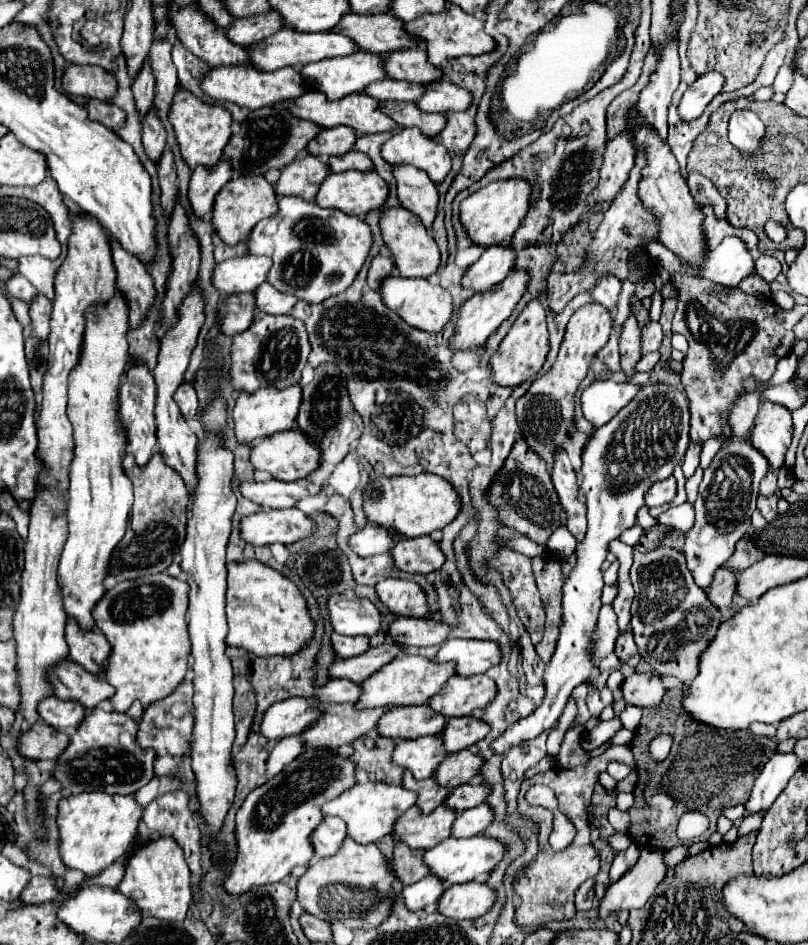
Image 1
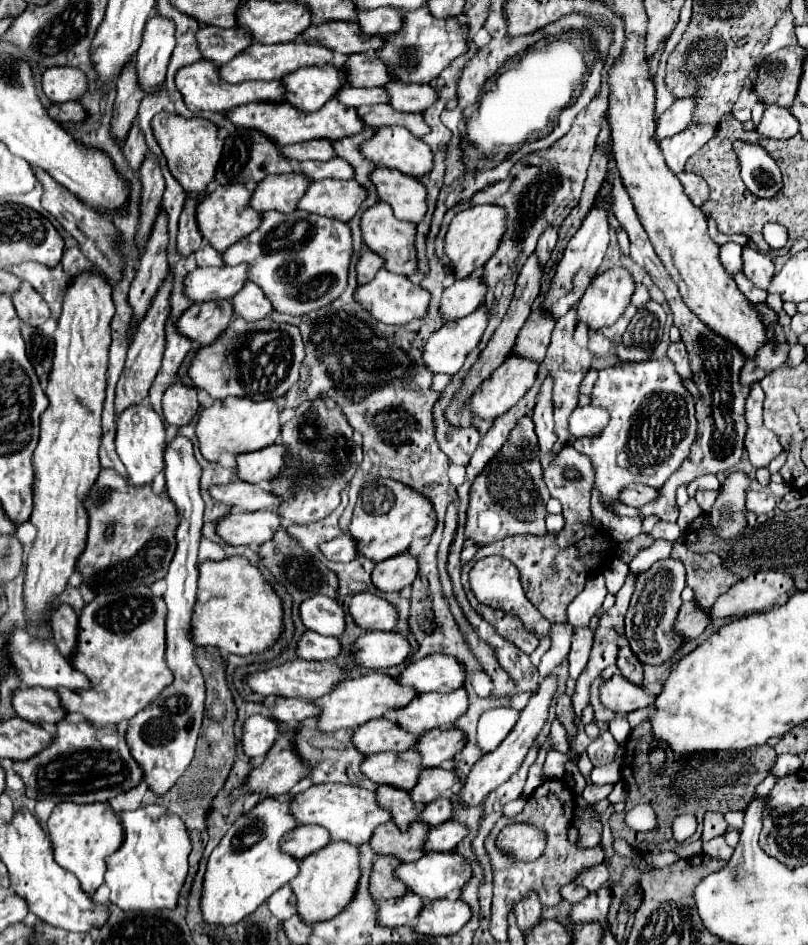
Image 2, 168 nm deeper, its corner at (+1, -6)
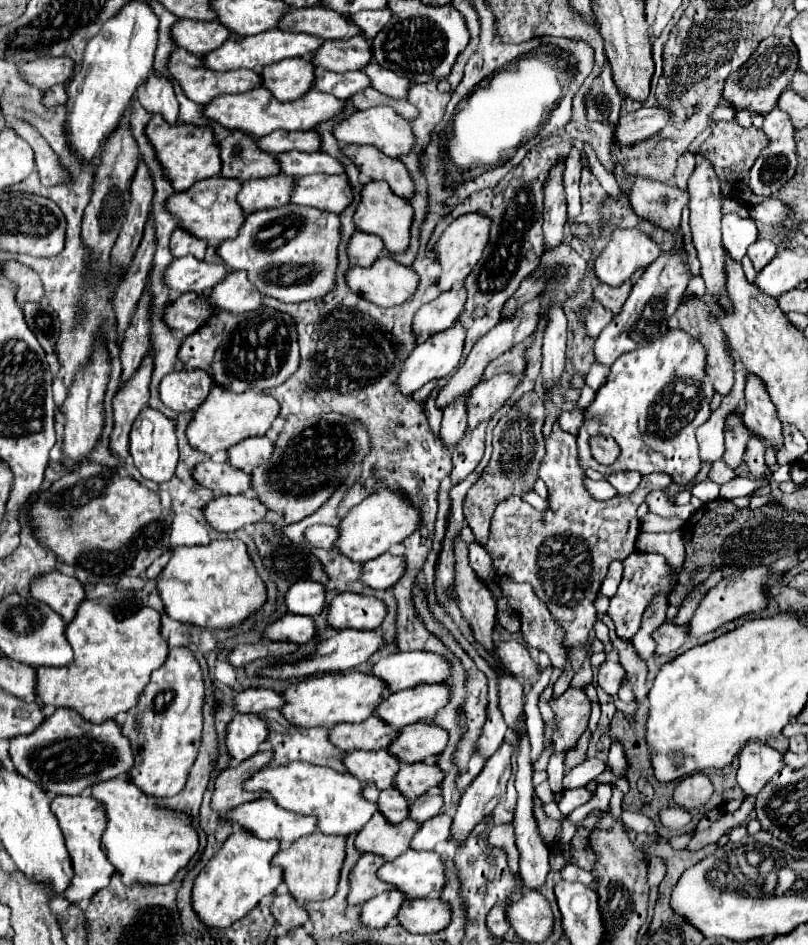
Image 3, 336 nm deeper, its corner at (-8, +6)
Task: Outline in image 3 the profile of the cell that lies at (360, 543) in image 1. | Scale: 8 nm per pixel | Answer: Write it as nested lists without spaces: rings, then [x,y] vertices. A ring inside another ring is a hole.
[[[312,525],[304,531],[304,539],[314,547],[322,547],[322,549],[334,549],[336,537],[338,537],[338,529],[330,525]]]

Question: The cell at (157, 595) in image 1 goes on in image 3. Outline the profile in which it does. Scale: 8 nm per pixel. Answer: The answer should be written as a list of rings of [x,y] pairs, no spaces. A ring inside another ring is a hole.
[[[114,591],[100,599],[86,599],[64,635],[74,649],[74,661],[60,669],[36,667],[36,697],[42,705],[74,709],[86,721],[106,721],[132,709],[150,681],[150,673],[168,657],[168,645],[160,633],[160,613],[148,605],[144,591]]]

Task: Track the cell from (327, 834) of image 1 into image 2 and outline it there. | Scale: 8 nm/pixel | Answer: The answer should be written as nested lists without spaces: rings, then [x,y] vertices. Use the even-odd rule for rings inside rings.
[[[299,825],[295,831],[285,835],[285,839],[281,841],[281,849],[301,861],[309,857],[309,853],[325,847],[329,841],[331,837],[327,829],[321,829],[319,825]]]

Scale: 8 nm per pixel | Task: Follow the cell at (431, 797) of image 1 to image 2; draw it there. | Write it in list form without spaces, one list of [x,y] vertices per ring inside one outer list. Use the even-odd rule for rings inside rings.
[[[381,785],[377,789],[377,801],[381,803],[381,807],[393,813],[393,821],[397,821],[397,827],[403,831],[409,827],[411,821],[417,819],[417,813],[425,809],[425,805],[417,805],[415,801],[411,801],[409,791],[393,789],[393,785]]]

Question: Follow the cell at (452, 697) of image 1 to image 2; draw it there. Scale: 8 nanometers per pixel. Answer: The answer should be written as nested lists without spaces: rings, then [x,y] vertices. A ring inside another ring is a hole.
[[[461,687],[453,693],[423,693],[417,695],[405,709],[399,709],[395,719],[409,733],[419,735],[435,727],[453,727],[467,713],[469,695]]]

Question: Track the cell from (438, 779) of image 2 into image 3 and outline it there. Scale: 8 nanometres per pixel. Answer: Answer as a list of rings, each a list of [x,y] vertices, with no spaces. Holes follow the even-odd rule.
[[[402,763],[394,777],[394,789],[398,789],[408,801],[414,801],[416,797],[424,795],[428,789],[436,787],[442,781],[442,777],[444,773],[436,765]]]

